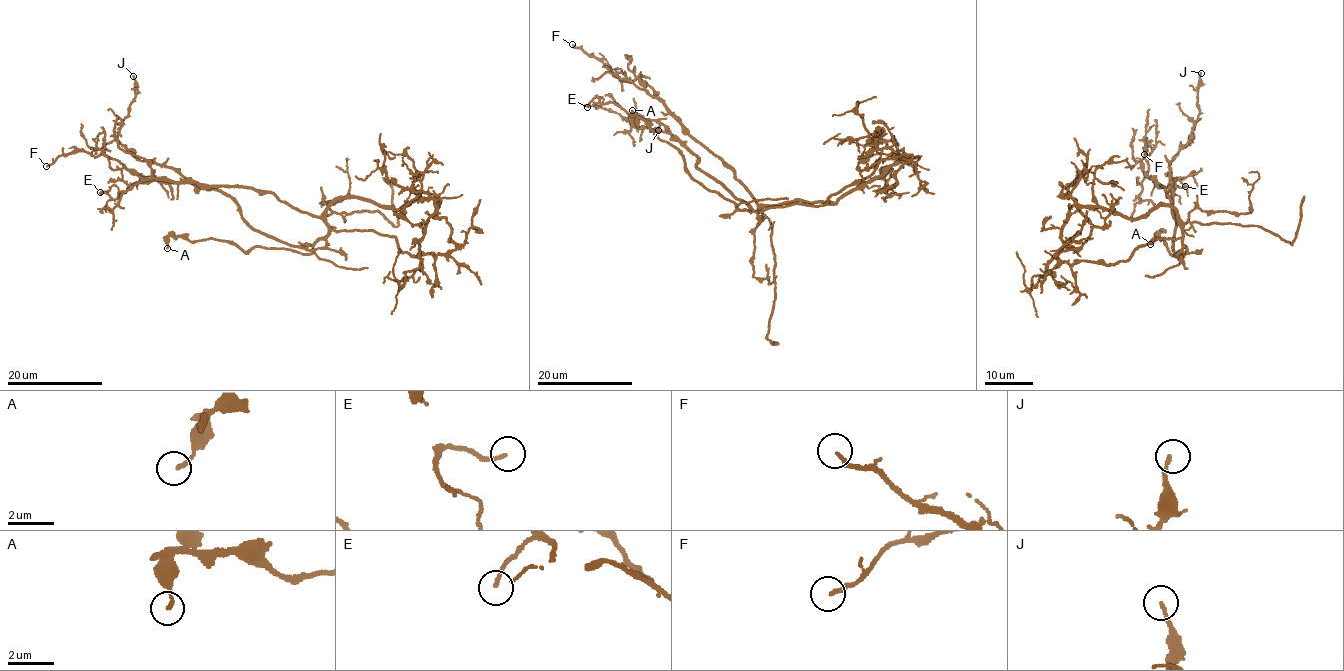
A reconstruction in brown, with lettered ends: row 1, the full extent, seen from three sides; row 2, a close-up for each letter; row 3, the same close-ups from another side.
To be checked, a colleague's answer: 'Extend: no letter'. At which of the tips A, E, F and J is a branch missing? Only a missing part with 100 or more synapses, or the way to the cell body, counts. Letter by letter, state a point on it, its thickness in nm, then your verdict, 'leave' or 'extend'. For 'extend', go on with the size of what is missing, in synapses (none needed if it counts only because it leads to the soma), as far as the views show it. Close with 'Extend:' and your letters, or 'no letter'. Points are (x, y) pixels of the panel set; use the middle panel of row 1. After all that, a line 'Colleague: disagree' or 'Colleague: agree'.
A: place (632, 110); calibre 160 nm; leave
E: place (587, 107); calibre 170 nm; leave
F: place (572, 44); calibre 170 nm; leave
J: place (658, 130); calibre 150 nm; leave
Extend: no letter
Colleague: agree

